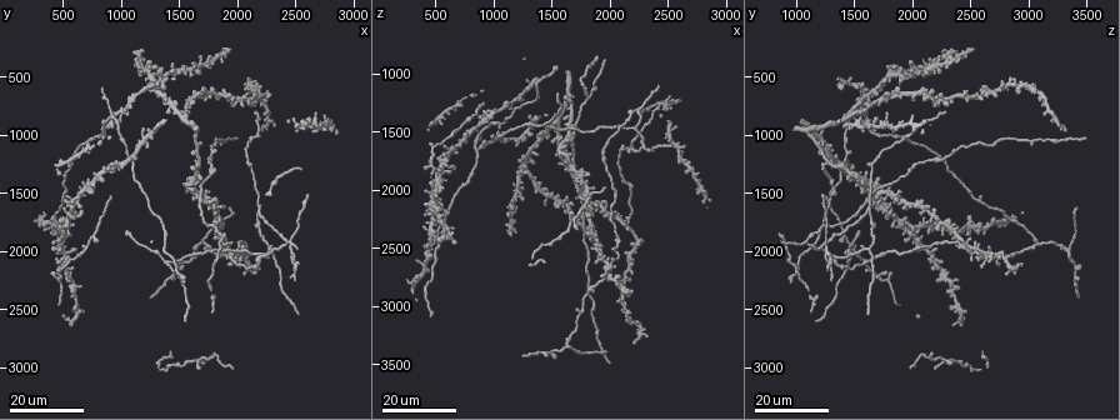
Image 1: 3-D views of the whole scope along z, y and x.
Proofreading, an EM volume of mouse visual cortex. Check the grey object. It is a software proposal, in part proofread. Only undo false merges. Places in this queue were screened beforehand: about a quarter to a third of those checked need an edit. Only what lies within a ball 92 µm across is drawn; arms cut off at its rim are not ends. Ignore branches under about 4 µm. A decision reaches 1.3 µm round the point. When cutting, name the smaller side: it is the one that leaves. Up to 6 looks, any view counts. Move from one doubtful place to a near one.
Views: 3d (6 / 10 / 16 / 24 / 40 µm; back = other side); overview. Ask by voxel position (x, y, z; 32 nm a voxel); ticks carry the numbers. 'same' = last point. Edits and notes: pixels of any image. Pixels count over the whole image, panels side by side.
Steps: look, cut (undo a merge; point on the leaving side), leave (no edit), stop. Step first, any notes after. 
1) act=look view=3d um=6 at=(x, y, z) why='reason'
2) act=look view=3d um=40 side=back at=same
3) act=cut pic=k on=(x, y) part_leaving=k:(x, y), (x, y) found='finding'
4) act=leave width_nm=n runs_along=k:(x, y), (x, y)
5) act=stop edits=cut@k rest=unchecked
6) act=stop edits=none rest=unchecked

act=look view=3d um=16 at=(920, 860, 1440) why='branch point'

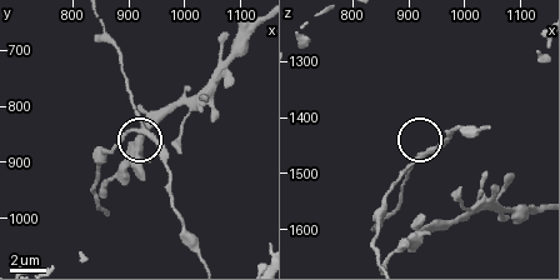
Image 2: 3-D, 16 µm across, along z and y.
act=look view=3d um=6 at=(925, 835, 1465) why='closer look'

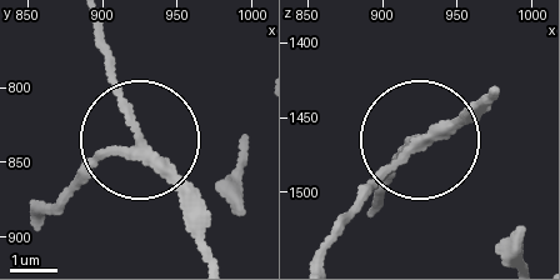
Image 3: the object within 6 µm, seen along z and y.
act=leave found='one neuron here'

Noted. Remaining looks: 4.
act=look view=3d um=16 at=(1360, 2120, 1420) why='side arm on a straight run'

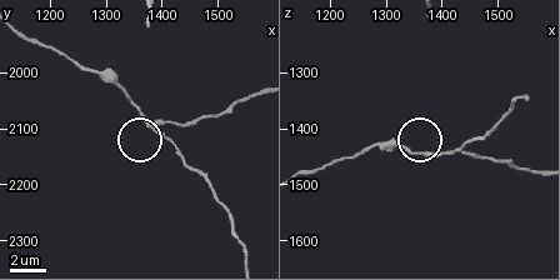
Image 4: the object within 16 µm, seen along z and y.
act=look view=3d um=10 at=(1390, 2105, 1445)

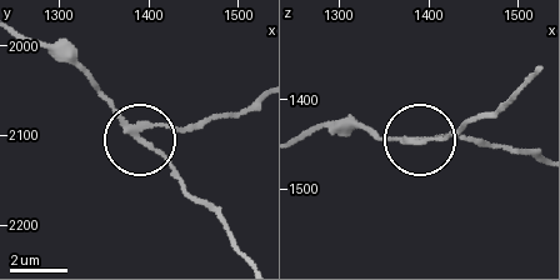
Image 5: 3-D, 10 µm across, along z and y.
act=cut pic=5 on=(184, 128) part_leaving=5:(145, 126), (194, 126), (258, 105) found='two neurons meet here'

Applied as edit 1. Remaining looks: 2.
act=stop edits=cut@5 rest=unchecked

